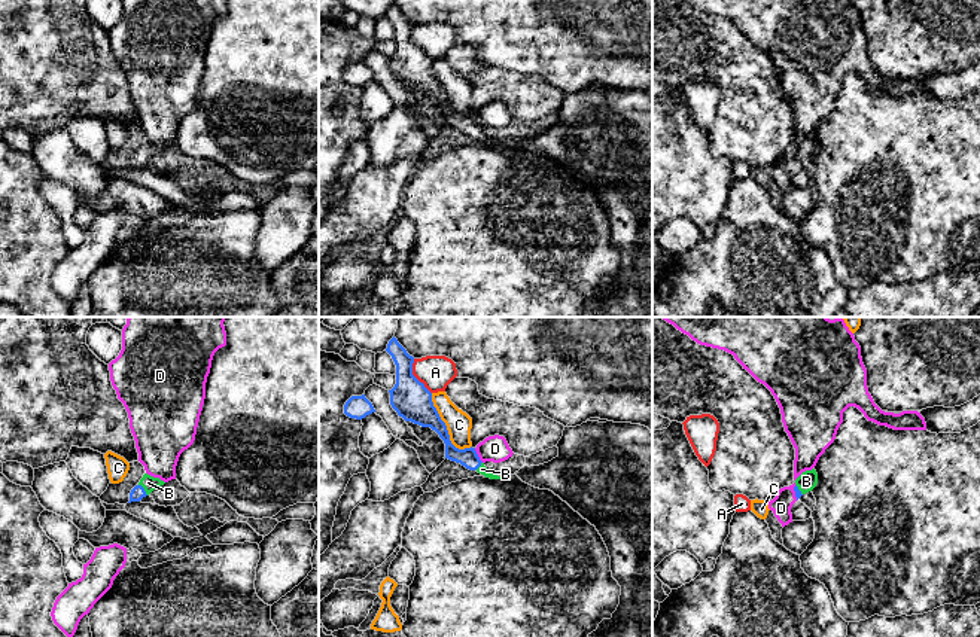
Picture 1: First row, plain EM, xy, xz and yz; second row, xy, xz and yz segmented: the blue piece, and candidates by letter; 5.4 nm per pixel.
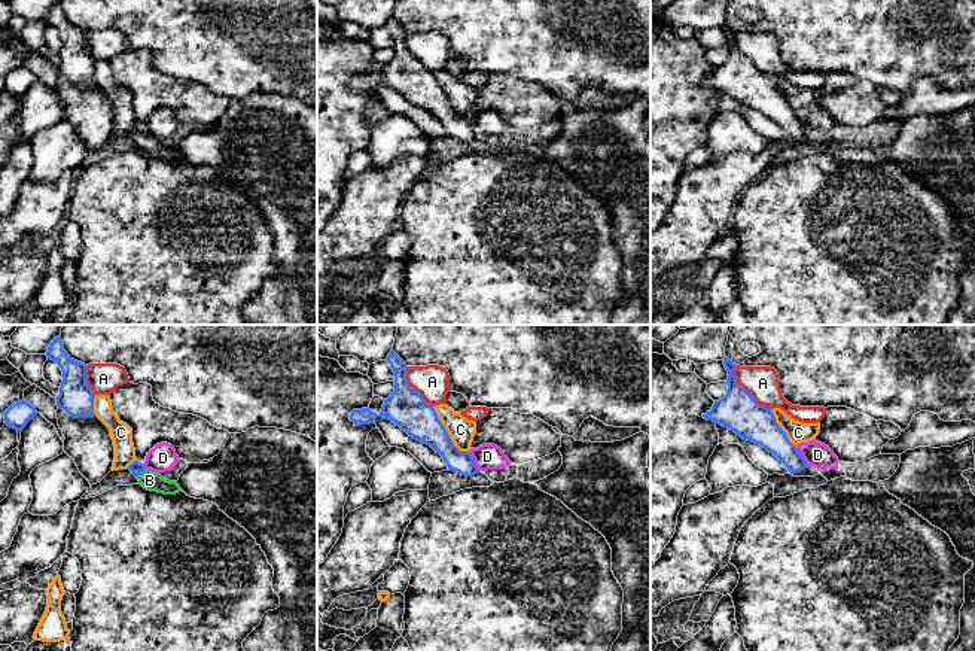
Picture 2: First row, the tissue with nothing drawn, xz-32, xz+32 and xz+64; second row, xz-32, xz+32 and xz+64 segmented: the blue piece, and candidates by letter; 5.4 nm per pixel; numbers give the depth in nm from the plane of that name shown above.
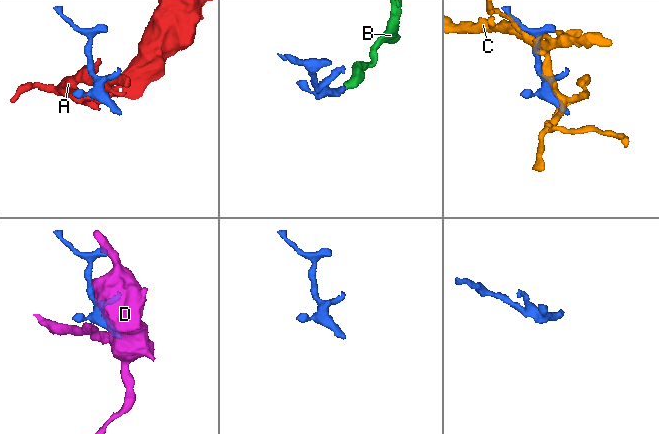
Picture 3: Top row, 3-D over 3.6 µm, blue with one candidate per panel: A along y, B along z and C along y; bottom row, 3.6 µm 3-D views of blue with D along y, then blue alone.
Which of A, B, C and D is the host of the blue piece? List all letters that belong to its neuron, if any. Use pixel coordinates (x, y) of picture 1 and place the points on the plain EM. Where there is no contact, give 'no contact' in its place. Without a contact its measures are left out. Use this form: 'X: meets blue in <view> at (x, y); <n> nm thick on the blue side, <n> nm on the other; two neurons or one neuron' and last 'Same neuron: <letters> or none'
A: meets blue in xz at (414, 43); 200 nm thick on the blue side, 180 nm on the other; two neurons
B: meets blue in xy at (143, 157); 80 nm thick on the blue side, 80 nm on the other; one neuron
C: meets blue in xz at (446, 94); 200 nm thick on the blue side, 140 nm on the other; two neurons
D: meets blue in xz at (477, 122); 110 nm thick on the blue side, 140 nm on the other; two neurons
Same neuron: B

